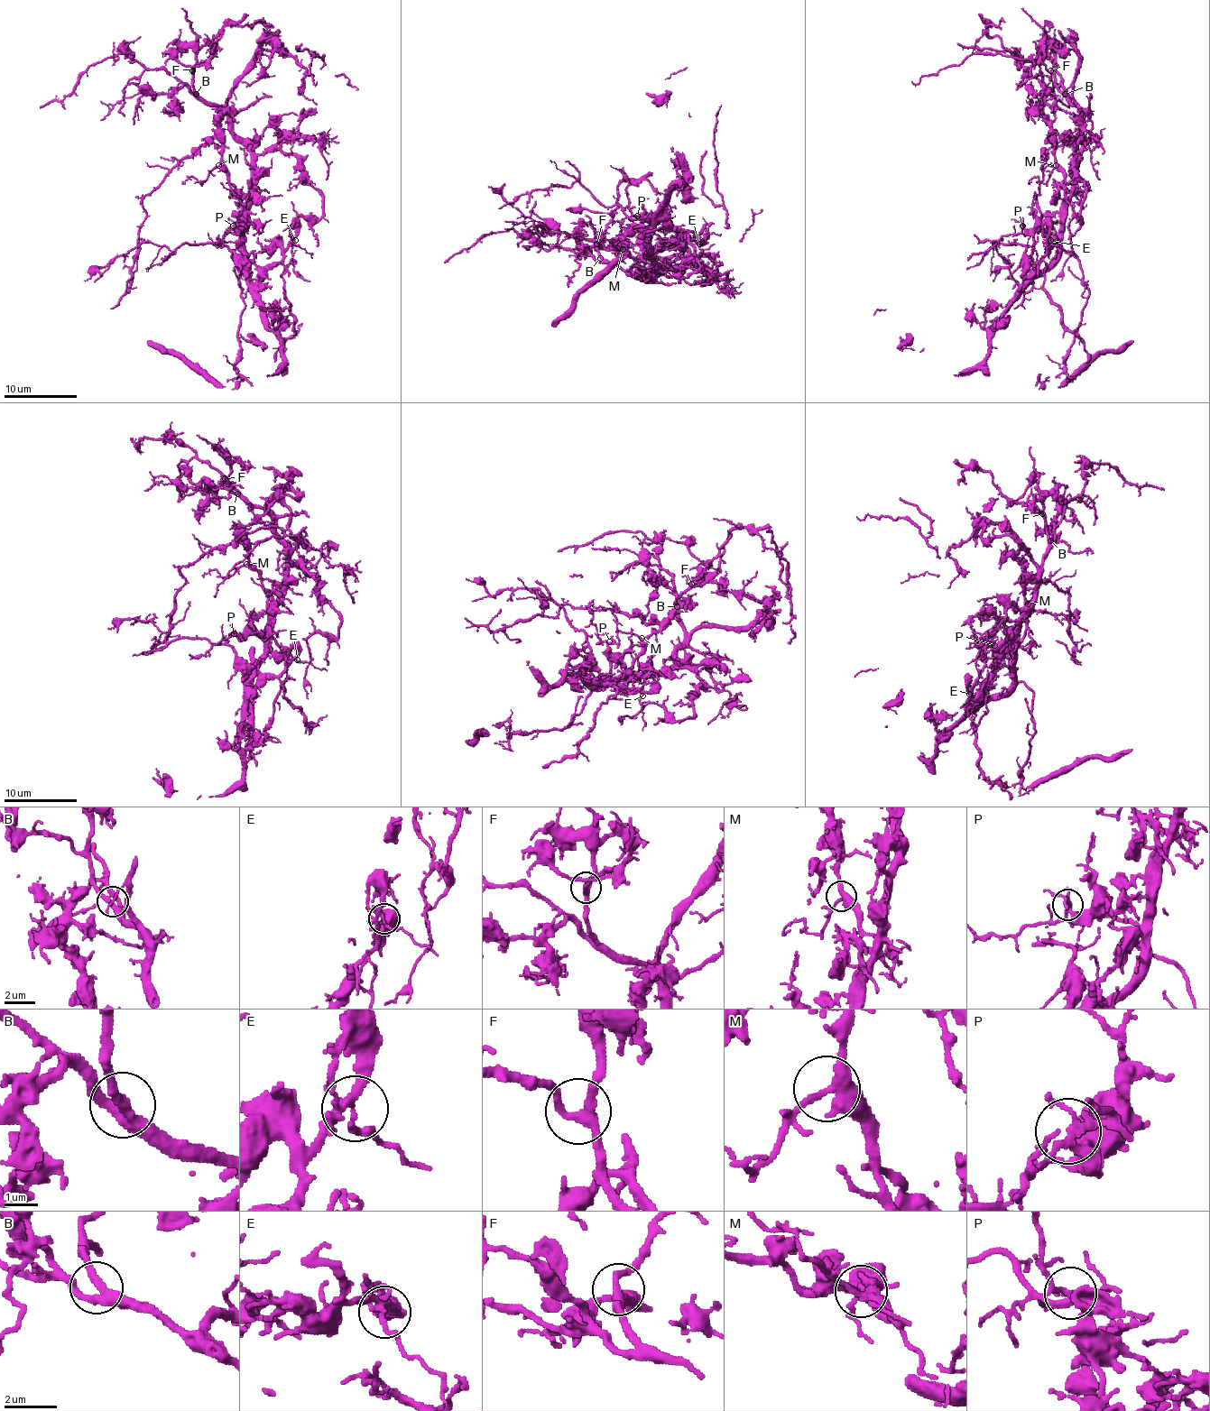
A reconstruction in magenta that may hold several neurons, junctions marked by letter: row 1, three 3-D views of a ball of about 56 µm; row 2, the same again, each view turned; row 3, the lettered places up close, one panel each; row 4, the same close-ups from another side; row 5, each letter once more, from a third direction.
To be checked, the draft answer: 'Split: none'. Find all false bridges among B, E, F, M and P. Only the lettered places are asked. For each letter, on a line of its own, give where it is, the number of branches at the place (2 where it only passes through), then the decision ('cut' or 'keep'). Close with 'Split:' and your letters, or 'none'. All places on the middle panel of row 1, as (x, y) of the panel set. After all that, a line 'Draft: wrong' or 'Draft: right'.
B: at (600, 258); 3 branches meet; keep
E: at (699, 244); 4 branches meet; keep
F: at (596, 244); 3 branches meet; keep
M: at (623, 249); 3 branches meet; keep
P: at (637, 216); 4 branches meet; keep
Split: none
Draft: right

